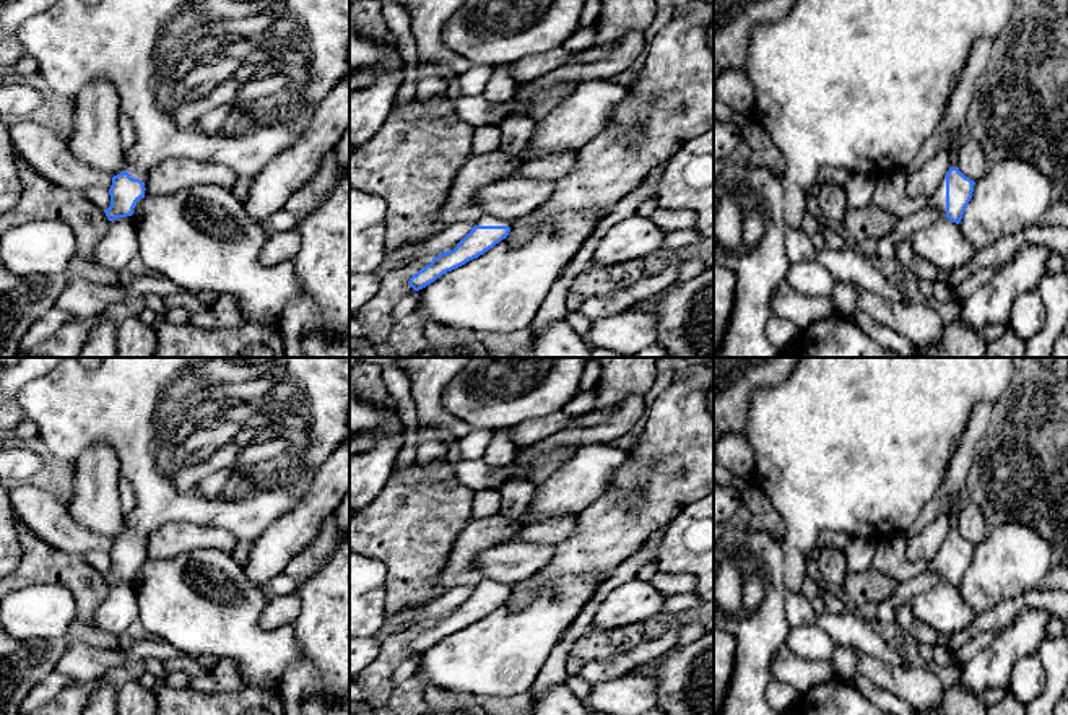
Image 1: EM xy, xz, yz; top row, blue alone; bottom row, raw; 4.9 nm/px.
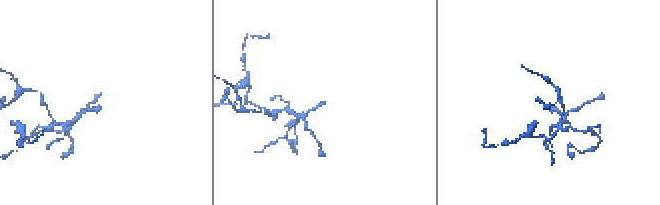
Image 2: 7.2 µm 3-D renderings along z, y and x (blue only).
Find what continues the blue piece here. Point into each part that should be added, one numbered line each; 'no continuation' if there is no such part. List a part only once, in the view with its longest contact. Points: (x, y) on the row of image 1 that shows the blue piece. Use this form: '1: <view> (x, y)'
1: yz (938, 199)

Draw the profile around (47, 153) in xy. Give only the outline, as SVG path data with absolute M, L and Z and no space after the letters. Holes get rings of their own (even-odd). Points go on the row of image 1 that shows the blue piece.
M33 119L8 120L8 125L15 153L47 180L75 192L89 187L111 188L112 177L107 172L80 162L68 141L46 125Z

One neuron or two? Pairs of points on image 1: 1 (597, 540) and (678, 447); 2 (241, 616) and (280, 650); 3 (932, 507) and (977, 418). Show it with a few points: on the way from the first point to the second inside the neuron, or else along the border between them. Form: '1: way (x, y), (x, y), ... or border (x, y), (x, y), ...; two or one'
1: way (623, 525), (668, 483), (670, 473); one
2: way (249, 626), (270, 647); one
3: way (953, 485), (969, 441); one

